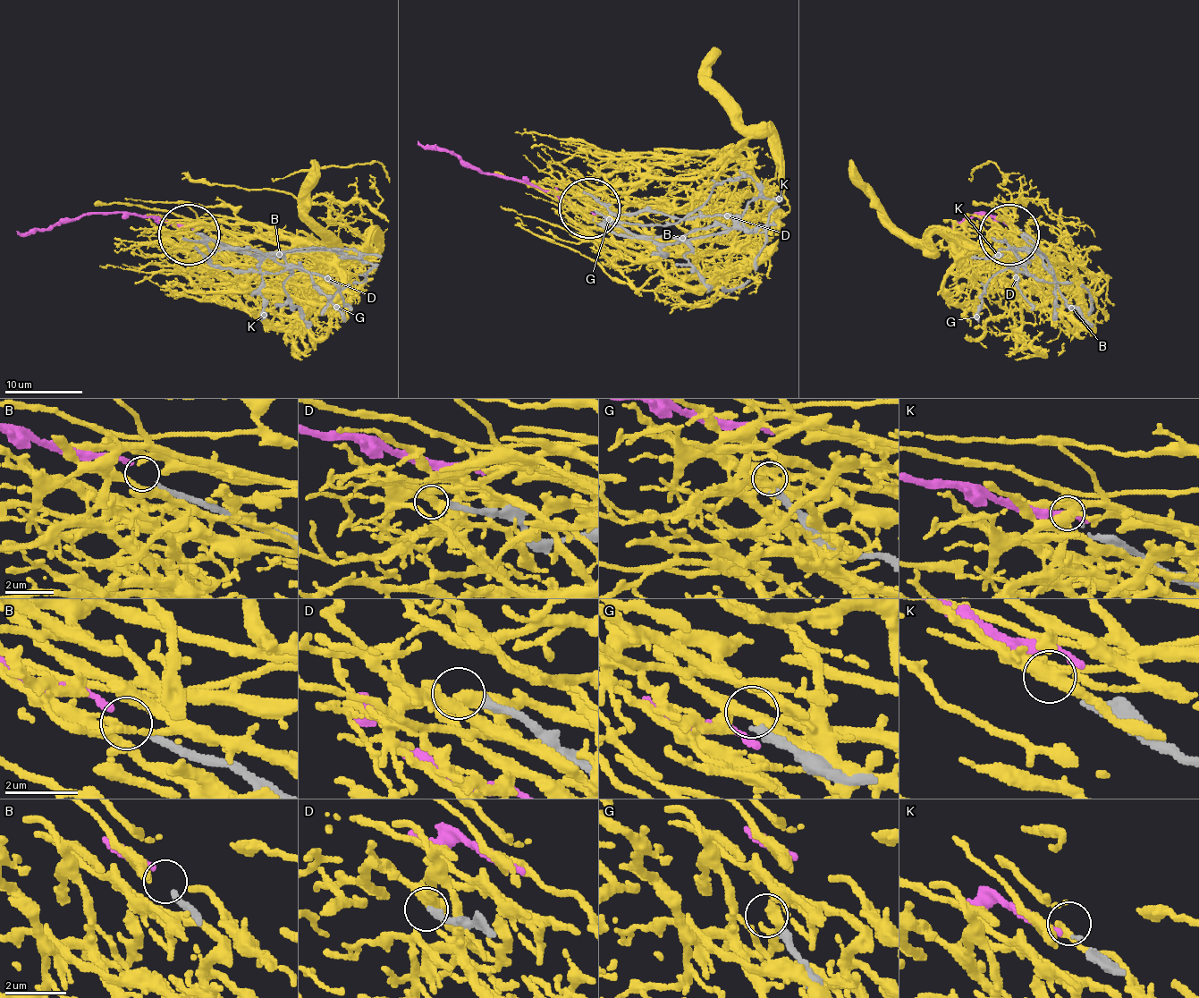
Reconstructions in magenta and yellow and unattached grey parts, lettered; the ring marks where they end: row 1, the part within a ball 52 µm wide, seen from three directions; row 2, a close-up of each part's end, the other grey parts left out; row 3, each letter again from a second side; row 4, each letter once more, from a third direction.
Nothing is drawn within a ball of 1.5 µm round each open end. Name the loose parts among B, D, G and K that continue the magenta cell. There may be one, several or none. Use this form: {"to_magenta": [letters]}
{"to_magenta": ["B"]}

